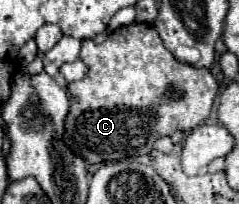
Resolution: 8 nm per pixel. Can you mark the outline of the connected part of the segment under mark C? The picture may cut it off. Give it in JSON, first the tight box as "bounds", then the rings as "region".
{"bounds":[65,24,219,164],"region":[[[151,24],[117,28],[103,44],[85,40],[81,60],[89,72],[83,80],[69,84],[71,110],[65,120],[65,142],[89,164],[143,156],[155,140],[175,130],[189,132],[209,116],[219,92],[211,72],[175,60]]]}

